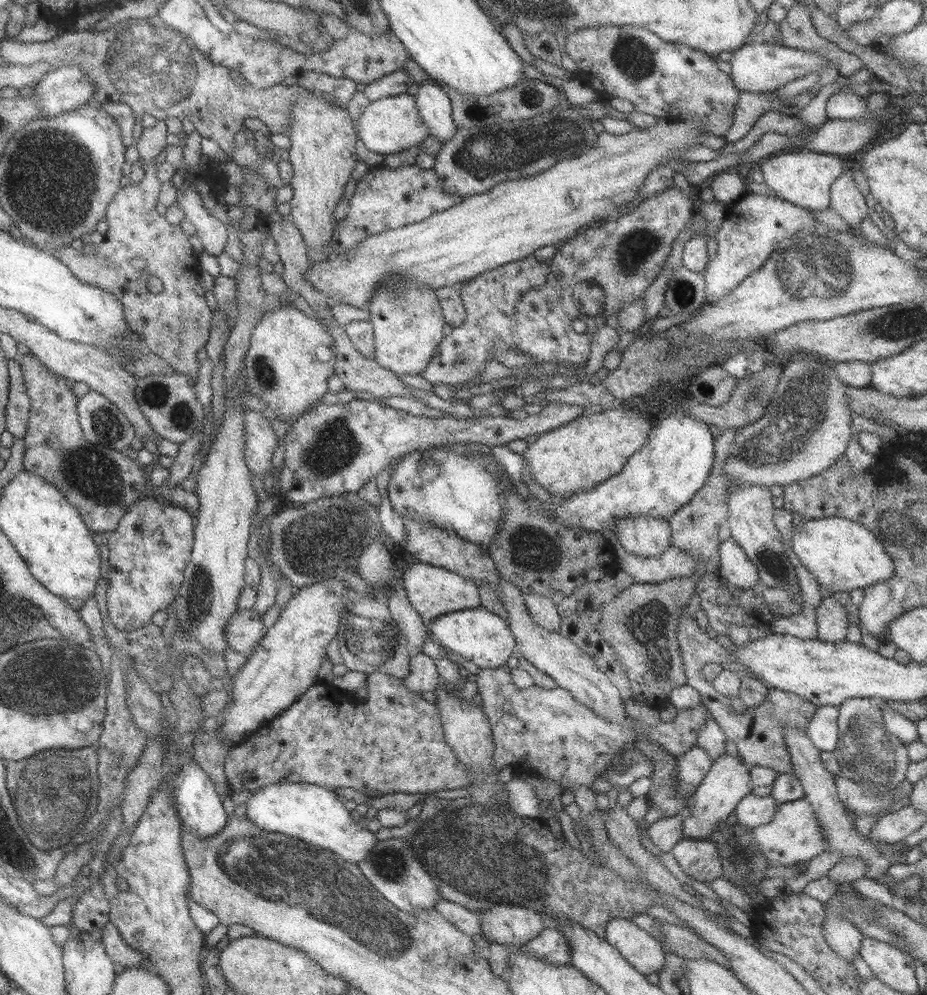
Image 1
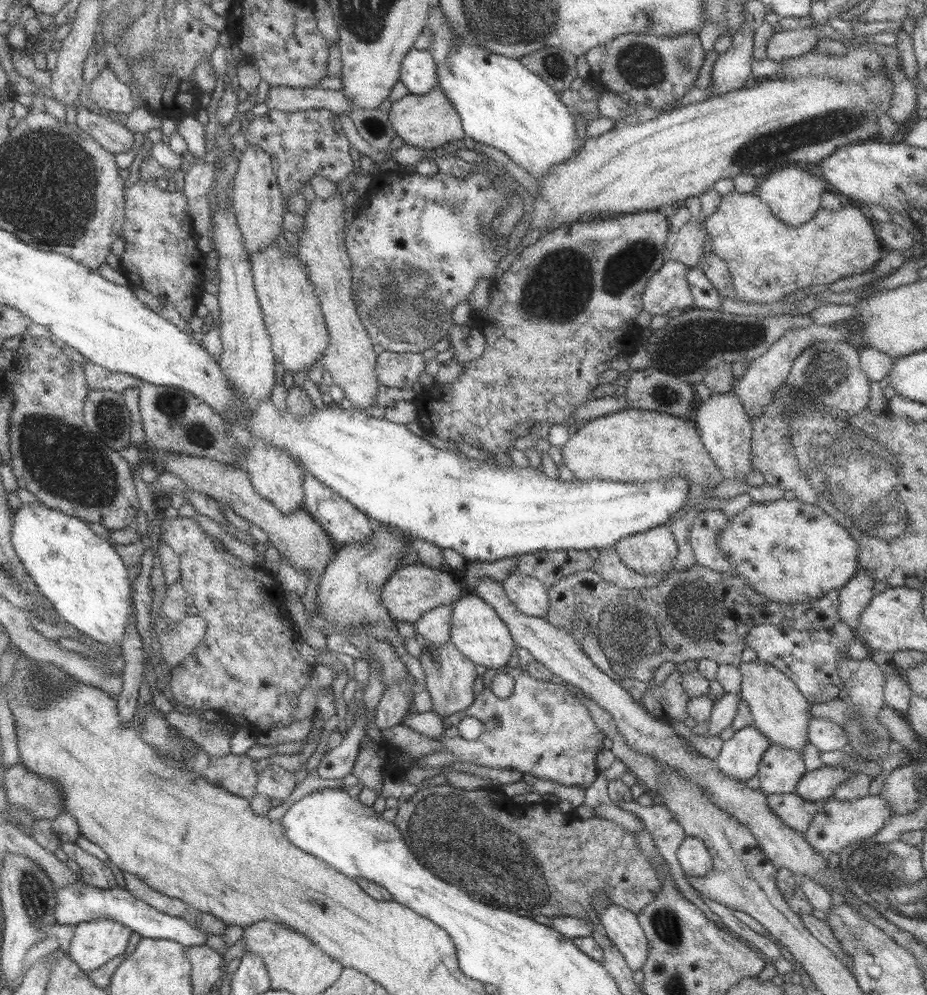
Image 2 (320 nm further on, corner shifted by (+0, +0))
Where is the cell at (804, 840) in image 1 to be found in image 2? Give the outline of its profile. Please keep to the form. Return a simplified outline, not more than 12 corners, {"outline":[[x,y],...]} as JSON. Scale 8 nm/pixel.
{"outline":[[880,795],[823,802],[804,836],[839,854],[894,815]]}

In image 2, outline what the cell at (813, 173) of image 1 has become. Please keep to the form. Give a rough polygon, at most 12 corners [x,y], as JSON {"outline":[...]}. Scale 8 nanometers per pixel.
{"outline":[[796,165],[765,176],[755,194],[798,228],[821,210],[826,180]]}

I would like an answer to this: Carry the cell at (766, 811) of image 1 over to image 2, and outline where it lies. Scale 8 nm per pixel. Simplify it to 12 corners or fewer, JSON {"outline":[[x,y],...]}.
{"outline":[[797,793],[766,794],[784,824],[803,834],[823,805]]}

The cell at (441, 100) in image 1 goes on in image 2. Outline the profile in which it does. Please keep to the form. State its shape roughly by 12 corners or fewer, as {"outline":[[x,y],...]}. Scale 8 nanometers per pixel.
{"outline":[[412,47],[400,80],[415,95],[438,86],[432,53]]}

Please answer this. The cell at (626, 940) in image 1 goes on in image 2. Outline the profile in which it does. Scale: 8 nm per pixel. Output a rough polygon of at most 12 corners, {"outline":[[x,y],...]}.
{"outline":[[612,902],[604,932],[628,966],[641,970],[649,940],[637,913]]}

